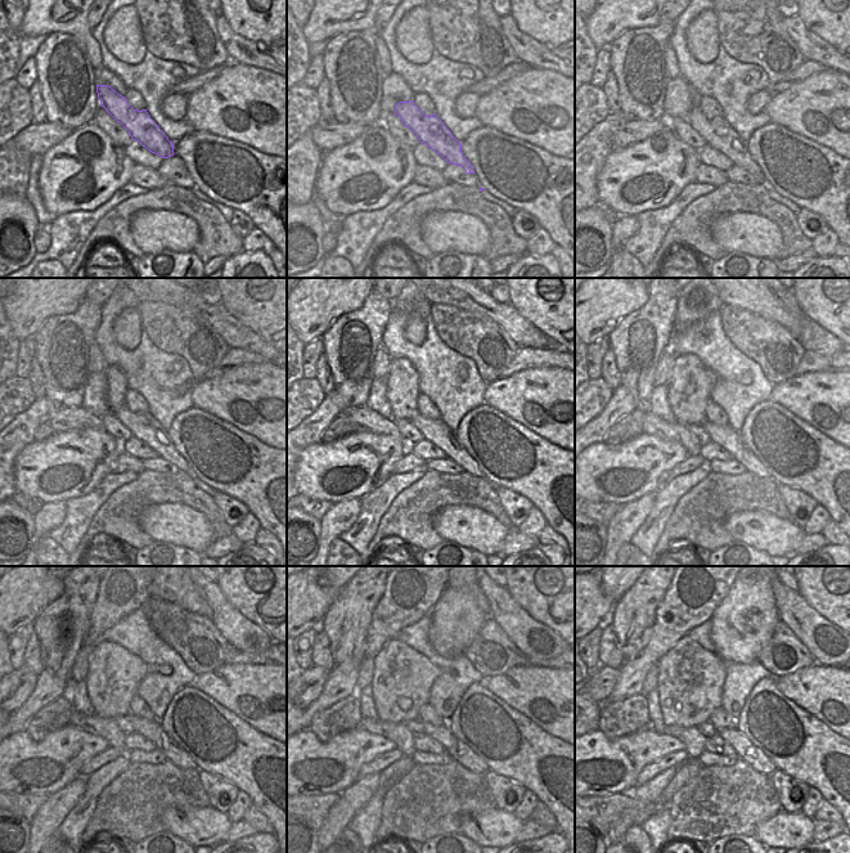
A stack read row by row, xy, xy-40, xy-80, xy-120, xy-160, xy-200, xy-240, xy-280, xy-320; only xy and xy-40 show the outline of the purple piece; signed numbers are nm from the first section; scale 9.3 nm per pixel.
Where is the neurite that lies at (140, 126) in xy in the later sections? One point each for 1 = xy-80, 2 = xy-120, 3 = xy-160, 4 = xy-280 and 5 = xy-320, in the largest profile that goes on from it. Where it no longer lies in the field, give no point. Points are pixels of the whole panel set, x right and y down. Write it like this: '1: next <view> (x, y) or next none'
1: next xy-80 (718, 133)
2: next xy-120 (143, 426)
3: next xy-160 (436, 431)
4: next xy-280 (458, 750)
5: next xy-320 (747, 752)

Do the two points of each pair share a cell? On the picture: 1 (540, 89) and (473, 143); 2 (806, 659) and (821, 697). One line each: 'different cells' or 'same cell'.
1: different cells
2: different cells

